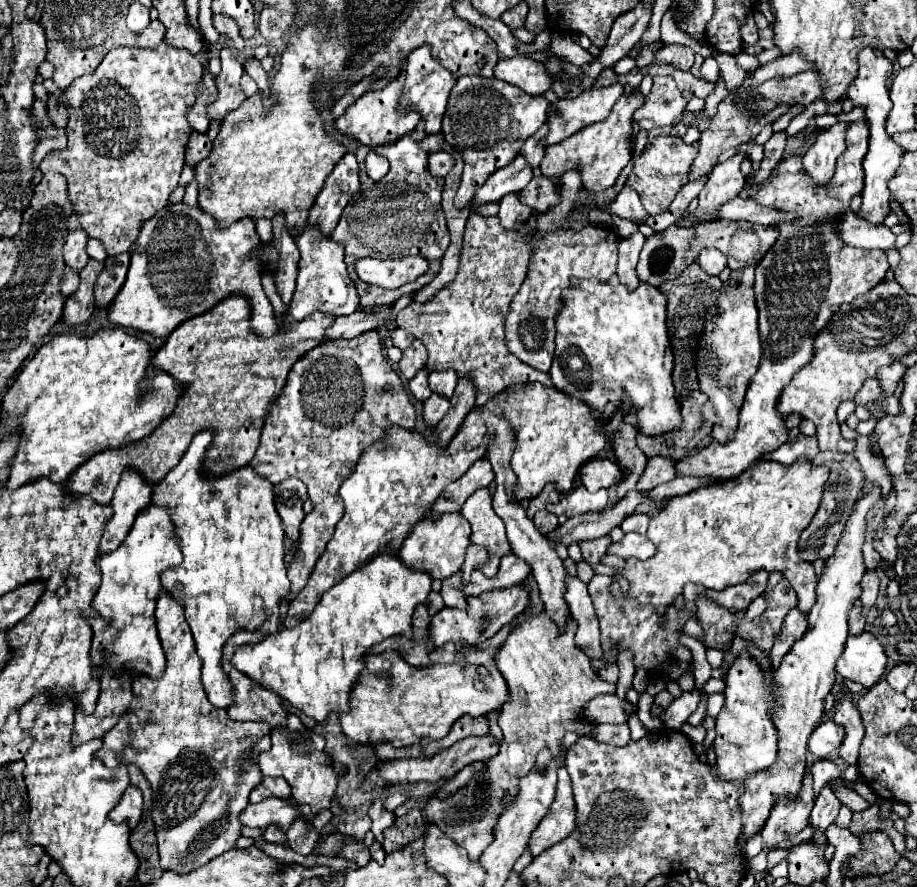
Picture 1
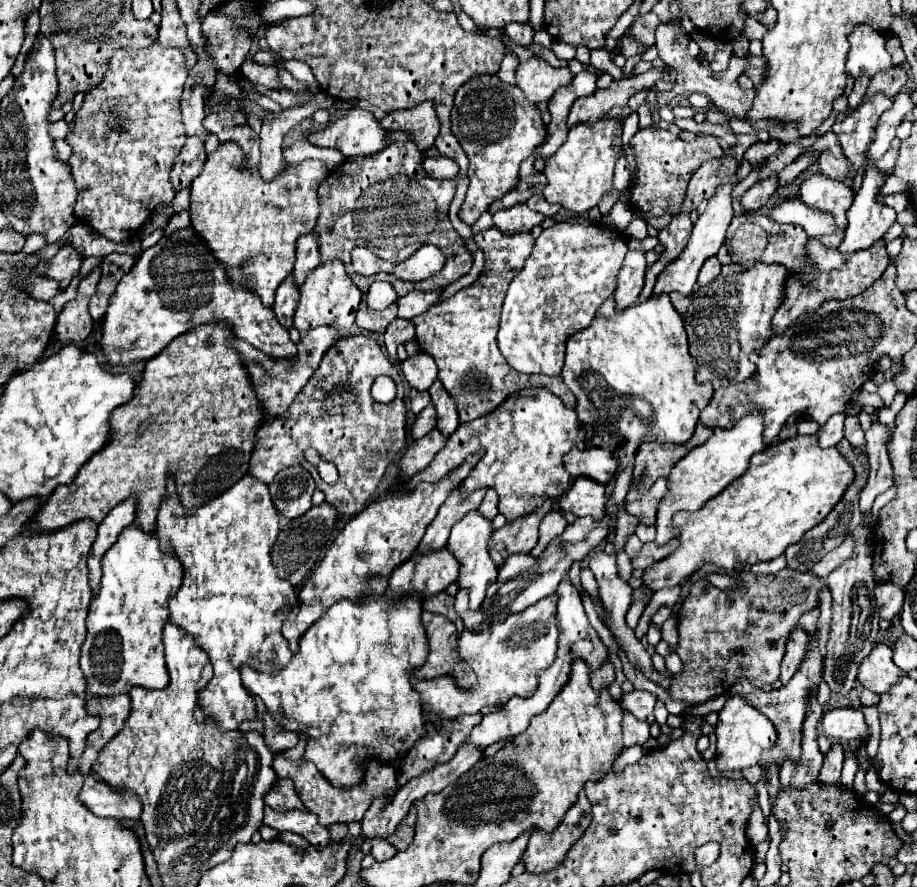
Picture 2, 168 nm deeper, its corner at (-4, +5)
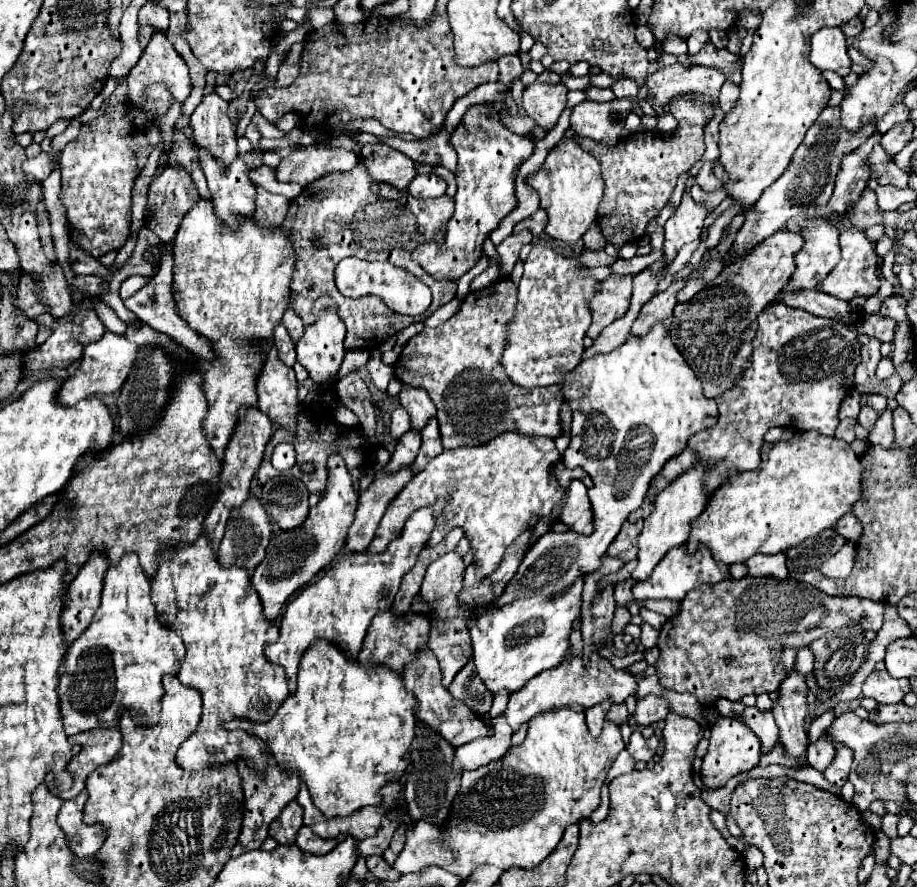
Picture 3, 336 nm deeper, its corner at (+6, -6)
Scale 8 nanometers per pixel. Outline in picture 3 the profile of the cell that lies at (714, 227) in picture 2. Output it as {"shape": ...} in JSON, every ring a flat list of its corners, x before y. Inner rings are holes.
{"shape":[[679,279,677,283,669,285,667,291,655,295,649,303,645,303,645,307,641,307,641,313,639,317,635,319,629,335,635,335,635,337,643,337,651,331,651,327,655,323,661,323,665,319,669,319,673,315,673,307,677,305,677,299,675,299,675,293,681,289,681,283,685,279]]}

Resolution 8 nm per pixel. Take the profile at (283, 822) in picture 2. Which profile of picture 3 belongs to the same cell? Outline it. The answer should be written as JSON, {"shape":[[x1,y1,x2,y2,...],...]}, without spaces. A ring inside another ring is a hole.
{"shape":[[303,825,301,831,299,831,299,837,297,837,297,845,299,845,303,851,307,851,307,843,315,841,315,837,319,837,319,835,315,835,309,827]]}

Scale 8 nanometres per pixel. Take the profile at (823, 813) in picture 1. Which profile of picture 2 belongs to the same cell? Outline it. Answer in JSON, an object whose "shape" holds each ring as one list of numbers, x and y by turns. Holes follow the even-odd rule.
{"shape":[[833,744,829,754,825,756,825,762,823,762,823,768,821,768,821,774,819,774,819,782,823,782,823,784,839,784,843,760,845,760,843,746]]}

